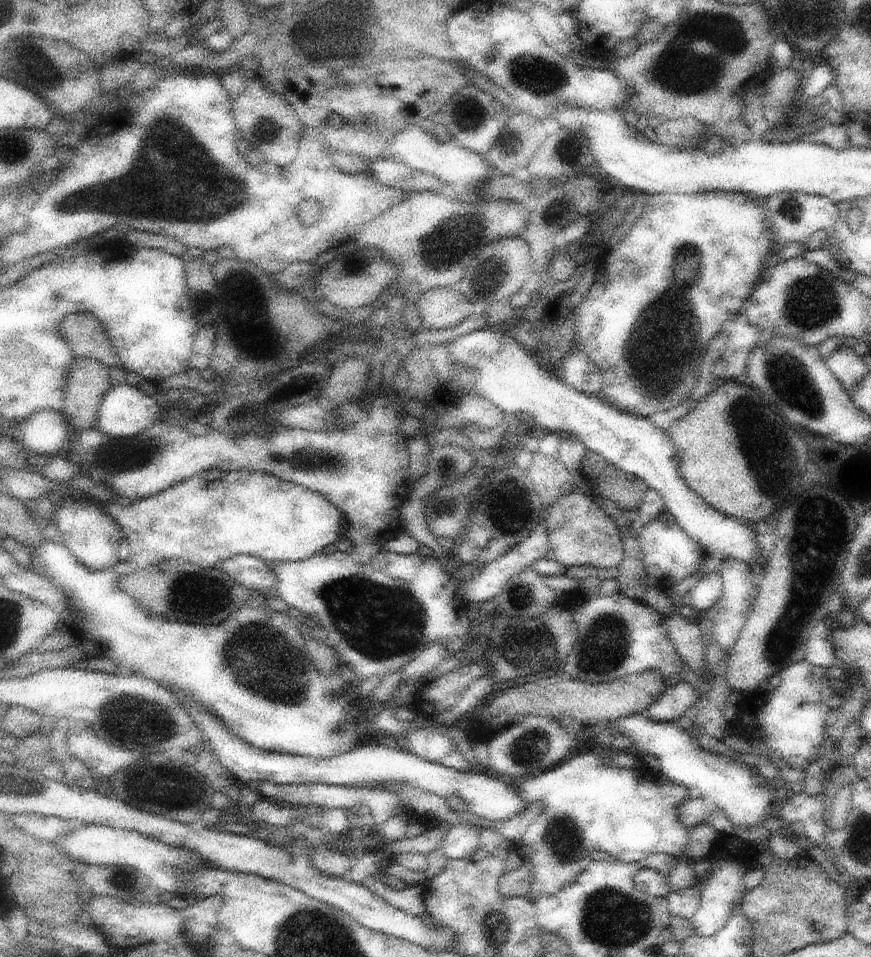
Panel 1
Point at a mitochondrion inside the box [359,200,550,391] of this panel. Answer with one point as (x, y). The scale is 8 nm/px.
(451, 242)

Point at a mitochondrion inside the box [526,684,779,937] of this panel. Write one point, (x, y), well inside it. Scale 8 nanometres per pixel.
(565, 846)

